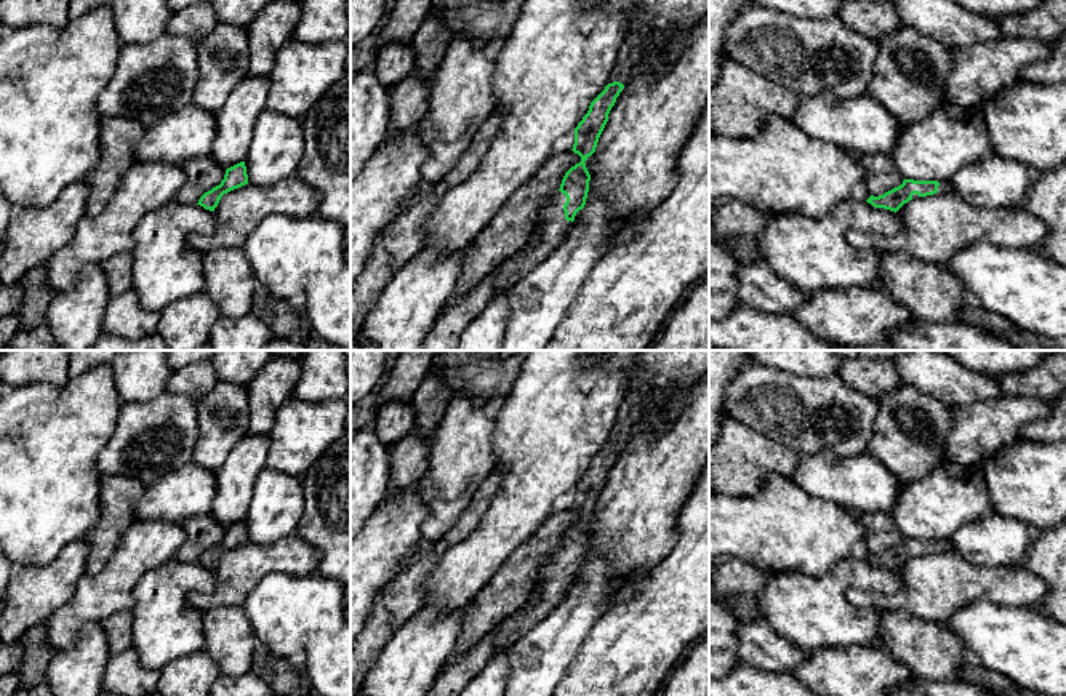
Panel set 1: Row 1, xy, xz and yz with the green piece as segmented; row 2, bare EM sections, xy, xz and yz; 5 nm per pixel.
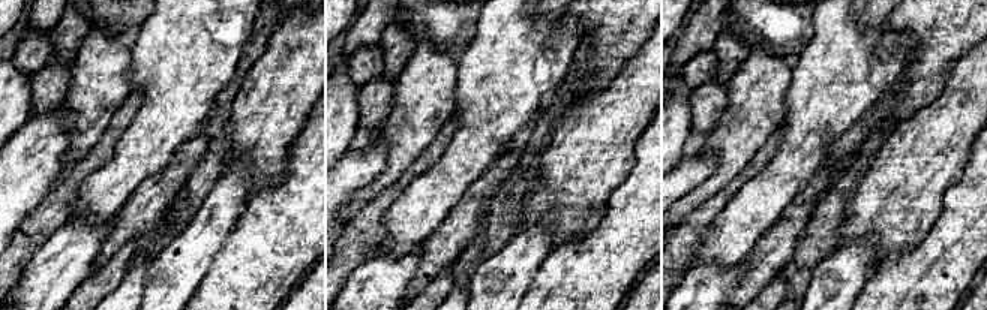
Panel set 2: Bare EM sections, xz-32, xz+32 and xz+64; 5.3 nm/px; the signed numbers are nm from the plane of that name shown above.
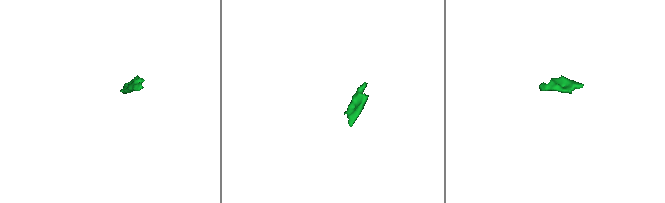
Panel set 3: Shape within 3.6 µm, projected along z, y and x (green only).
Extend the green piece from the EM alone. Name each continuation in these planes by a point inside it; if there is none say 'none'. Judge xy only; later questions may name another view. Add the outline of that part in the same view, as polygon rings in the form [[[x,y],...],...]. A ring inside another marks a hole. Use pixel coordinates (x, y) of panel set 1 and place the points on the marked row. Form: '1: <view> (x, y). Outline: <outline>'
none

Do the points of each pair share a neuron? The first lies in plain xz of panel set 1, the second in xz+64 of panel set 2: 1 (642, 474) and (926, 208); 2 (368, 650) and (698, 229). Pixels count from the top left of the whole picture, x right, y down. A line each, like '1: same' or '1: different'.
1: same
2: same

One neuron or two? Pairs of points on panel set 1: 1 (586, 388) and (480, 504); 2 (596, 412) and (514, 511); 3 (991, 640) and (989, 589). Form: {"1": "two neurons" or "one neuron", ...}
{"1": "two neurons", "2": "one neuron", "3": "two neurons"}

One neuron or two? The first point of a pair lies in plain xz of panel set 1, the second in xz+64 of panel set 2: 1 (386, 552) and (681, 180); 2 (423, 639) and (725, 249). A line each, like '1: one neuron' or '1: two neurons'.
1: one neuron
2: two neurons

